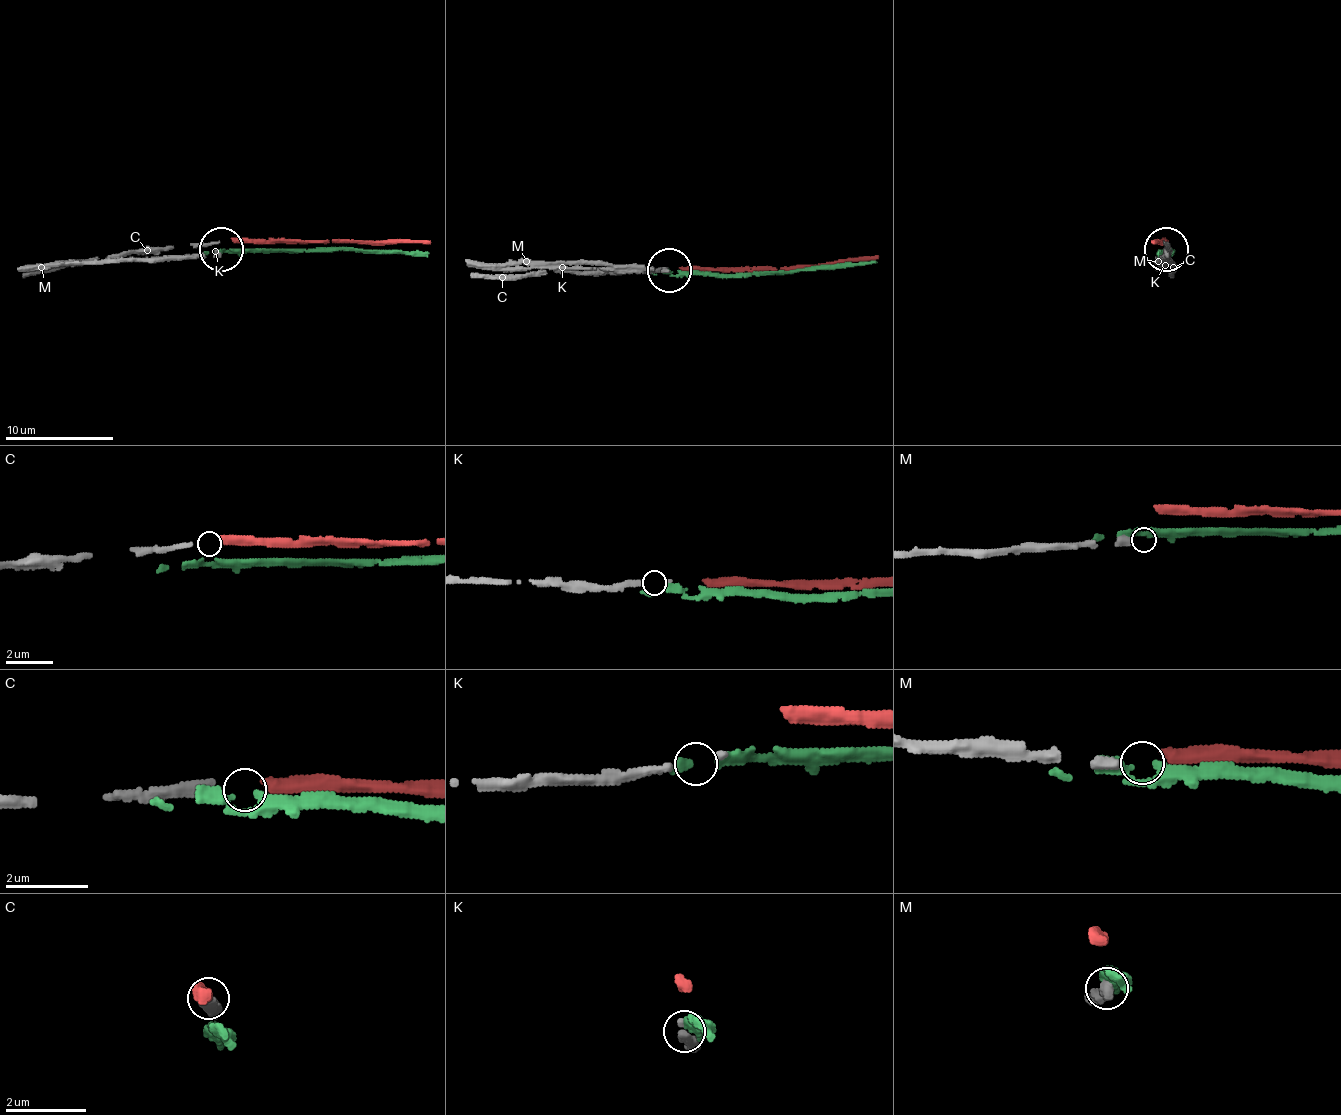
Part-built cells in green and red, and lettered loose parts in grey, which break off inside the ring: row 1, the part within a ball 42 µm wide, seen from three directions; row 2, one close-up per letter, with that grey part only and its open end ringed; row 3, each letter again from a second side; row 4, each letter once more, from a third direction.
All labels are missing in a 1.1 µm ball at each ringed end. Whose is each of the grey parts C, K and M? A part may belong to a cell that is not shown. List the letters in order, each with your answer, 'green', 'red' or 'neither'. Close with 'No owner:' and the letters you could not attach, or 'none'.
C: red
K: green
M: neither
No owner: M

